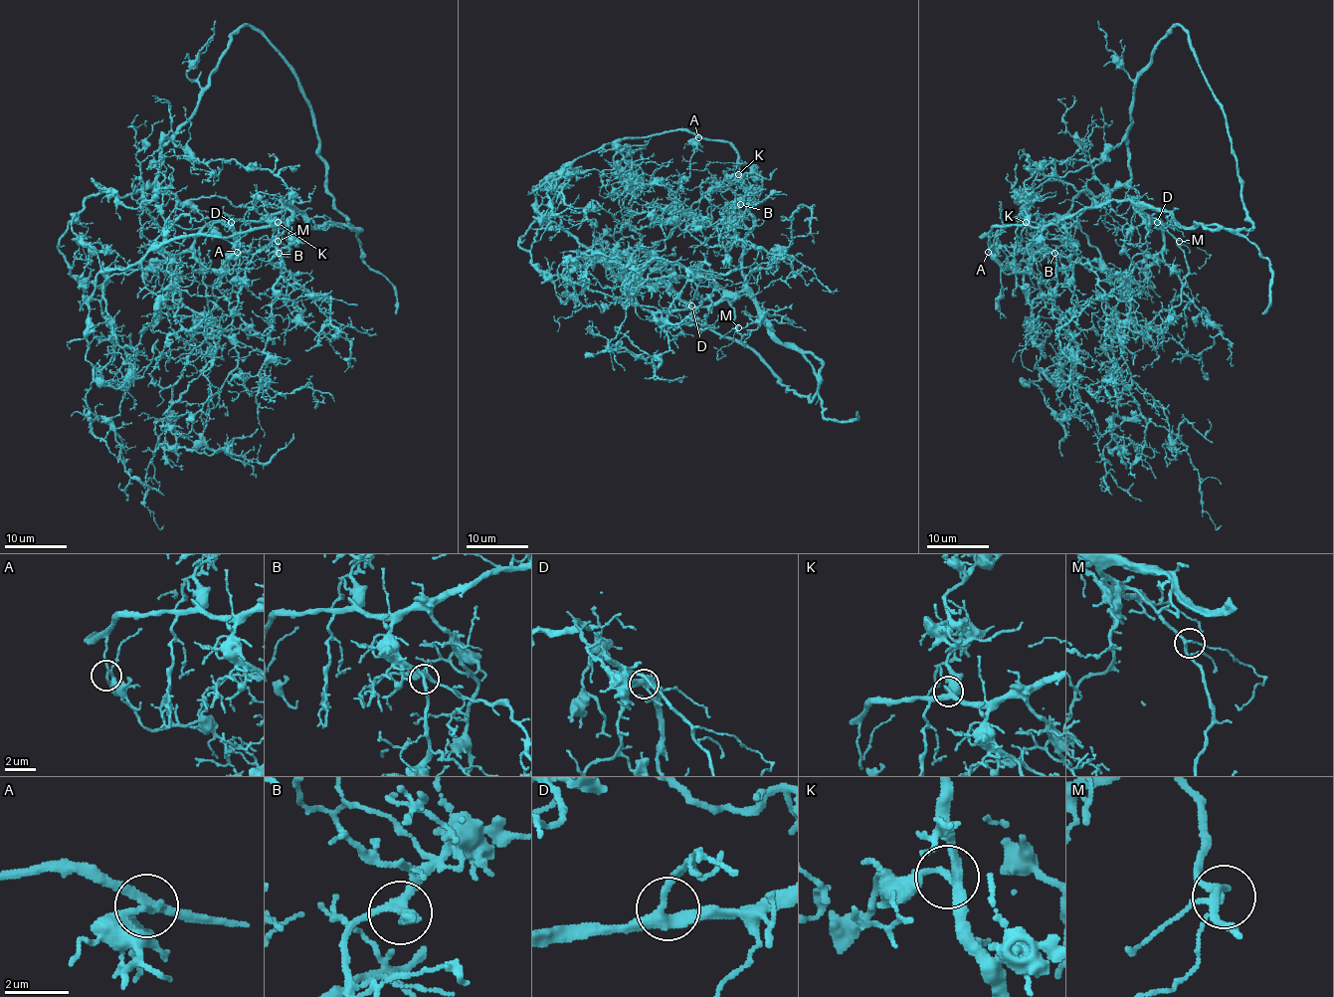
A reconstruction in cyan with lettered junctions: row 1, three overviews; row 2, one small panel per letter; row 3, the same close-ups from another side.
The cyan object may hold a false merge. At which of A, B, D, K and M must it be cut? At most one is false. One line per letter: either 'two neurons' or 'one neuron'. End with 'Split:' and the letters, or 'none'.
A: one neuron
B: one neuron
D: one neuron
K: one neuron
M: one neuron
Split: none

